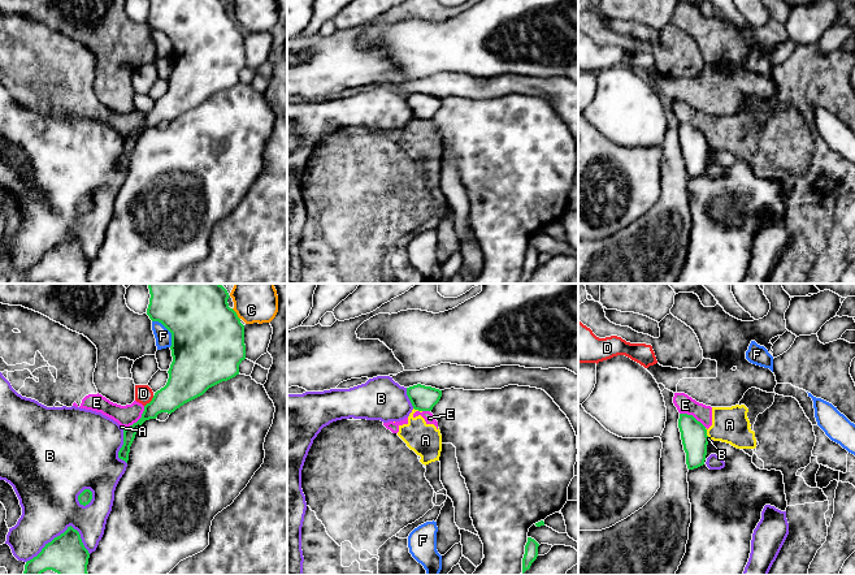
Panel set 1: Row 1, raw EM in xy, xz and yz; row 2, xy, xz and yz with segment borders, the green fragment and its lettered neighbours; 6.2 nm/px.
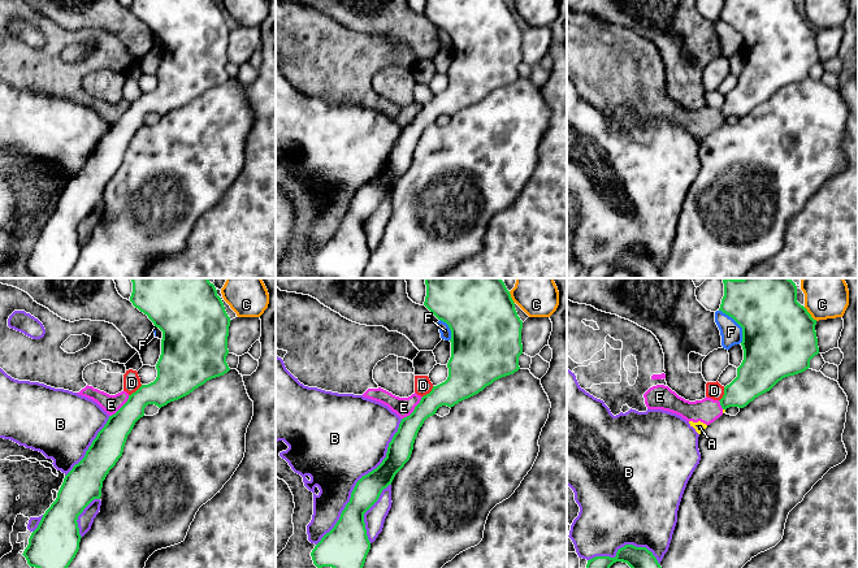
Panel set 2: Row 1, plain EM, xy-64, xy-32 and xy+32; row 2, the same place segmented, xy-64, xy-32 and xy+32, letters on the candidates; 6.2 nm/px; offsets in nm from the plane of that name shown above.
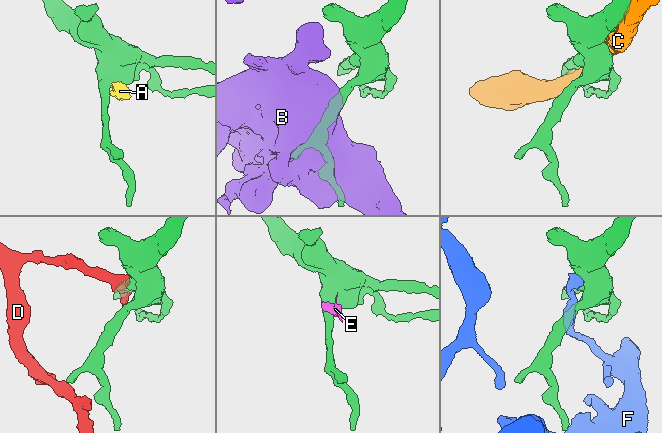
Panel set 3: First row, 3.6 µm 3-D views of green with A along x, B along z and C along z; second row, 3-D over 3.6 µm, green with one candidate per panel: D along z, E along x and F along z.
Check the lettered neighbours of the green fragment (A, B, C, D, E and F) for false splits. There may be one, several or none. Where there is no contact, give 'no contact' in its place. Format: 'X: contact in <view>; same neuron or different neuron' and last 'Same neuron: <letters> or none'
A: contact in yz; different neuron
B: contact in xy; different neuron
C: contact in xy; different neuron
D: contact in xy; different neuron
E: contact in yz; different neuron
F: contact in xy; different neuron
Same neuron: none

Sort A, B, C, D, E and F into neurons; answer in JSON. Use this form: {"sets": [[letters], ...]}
{"sets": [["A", "E"], ["B"], ["C"], ["D"], ["F"]]}

